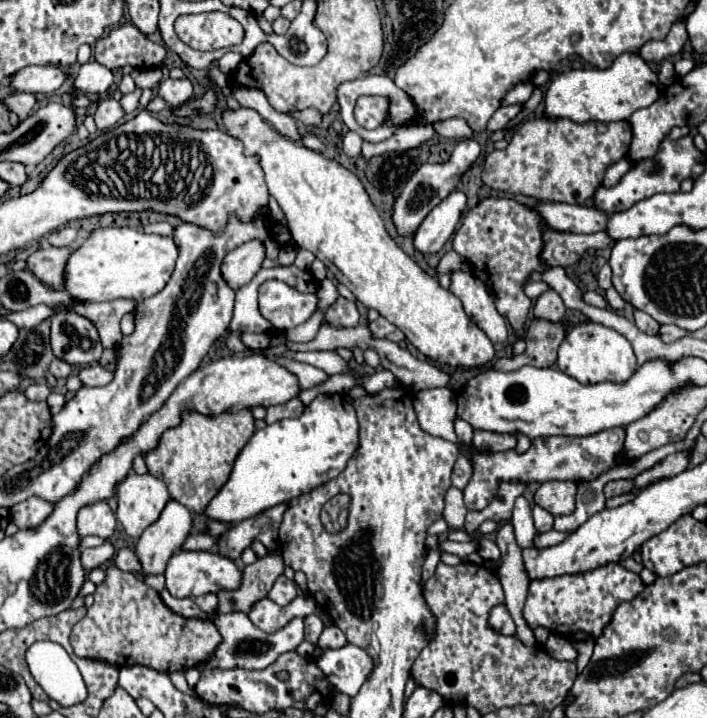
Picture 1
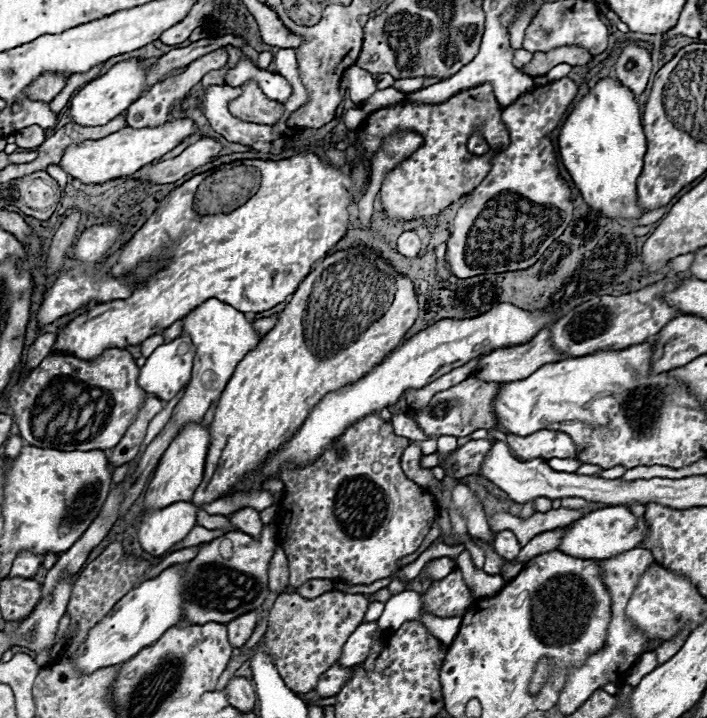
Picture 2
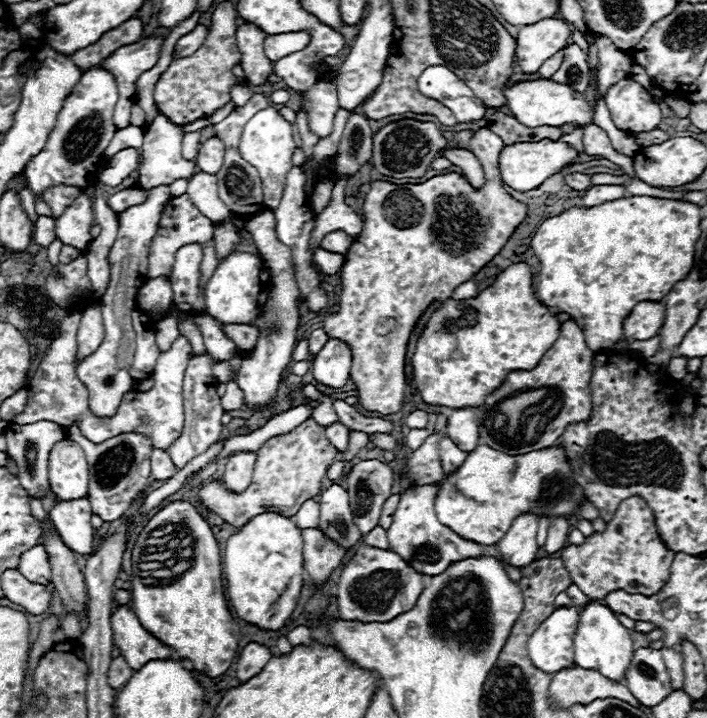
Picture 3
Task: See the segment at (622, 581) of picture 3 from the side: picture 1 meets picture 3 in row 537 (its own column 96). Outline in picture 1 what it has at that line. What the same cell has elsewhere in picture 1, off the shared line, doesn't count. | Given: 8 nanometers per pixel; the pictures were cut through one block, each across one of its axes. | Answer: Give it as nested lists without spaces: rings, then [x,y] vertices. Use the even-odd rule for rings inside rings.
[[[116,566],[106,570],[106,580],[94,592],[94,604],[72,628],[70,644],[80,658],[102,660],[116,666],[142,664],[158,672],[178,672],[196,668],[212,658],[220,644],[220,632],[208,618],[180,618],[164,606],[160,594]]]

